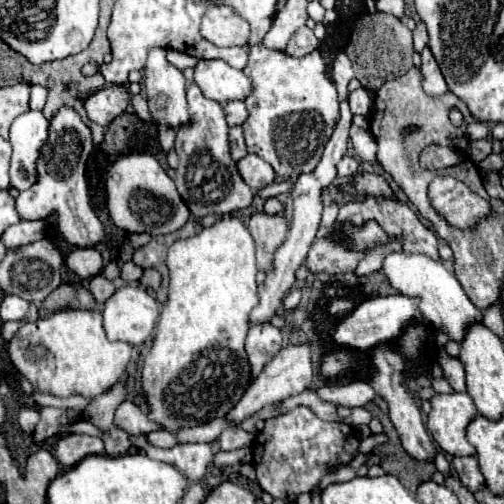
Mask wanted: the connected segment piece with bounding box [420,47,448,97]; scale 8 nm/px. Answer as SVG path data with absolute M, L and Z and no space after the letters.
M428 47L422 51L422 89L432 95L432 97L438 97L438 95L444 95L448 91L446 87L446 81L440 73L440 67L436 65L432 53L428 51Z

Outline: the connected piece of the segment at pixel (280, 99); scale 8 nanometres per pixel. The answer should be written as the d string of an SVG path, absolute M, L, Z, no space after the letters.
M256 45L244 73L254 83L252 95L244 101L248 107L248 123L244 123L248 153L268 161L284 179L312 171L340 117L338 95L328 79L322 55L312 51L296 59L284 51Z

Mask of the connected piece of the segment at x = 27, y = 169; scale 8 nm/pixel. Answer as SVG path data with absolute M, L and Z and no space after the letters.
M26 111L20 117L14 119L10 127L10 143L12 143L12 165L10 165L10 185L24 191L36 181L36 155L40 153L40 147L44 139L48 137L48 119L42 115L42 111Z

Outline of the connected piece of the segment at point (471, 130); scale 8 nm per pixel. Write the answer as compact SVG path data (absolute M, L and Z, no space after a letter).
M472 121L472 123L468 125L468 129L466 129L466 137L468 137L468 141L486 139L486 137L488 137L488 129L486 129L486 125L480 123L480 121Z

